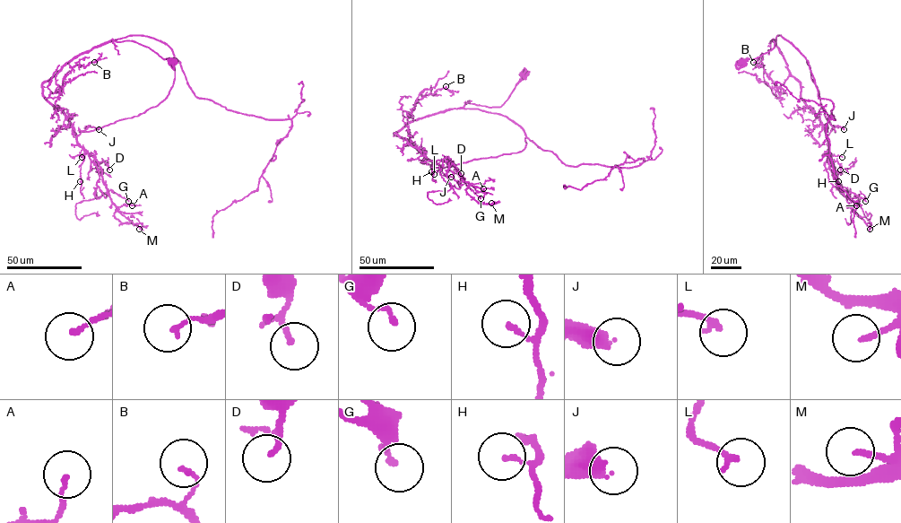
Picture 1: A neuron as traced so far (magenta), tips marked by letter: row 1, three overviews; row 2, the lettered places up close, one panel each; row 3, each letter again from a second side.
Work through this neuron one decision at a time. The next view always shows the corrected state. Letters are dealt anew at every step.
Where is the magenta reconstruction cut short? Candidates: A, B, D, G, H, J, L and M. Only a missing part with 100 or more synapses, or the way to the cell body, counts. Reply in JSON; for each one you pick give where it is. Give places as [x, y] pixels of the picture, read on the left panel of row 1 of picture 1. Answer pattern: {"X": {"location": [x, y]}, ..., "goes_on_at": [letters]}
{"goes_on_at": []}

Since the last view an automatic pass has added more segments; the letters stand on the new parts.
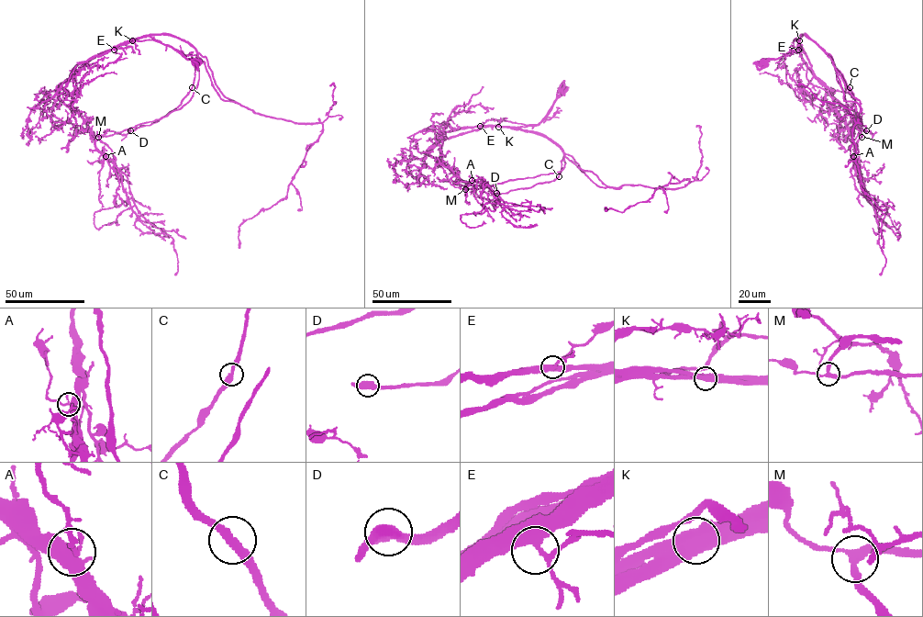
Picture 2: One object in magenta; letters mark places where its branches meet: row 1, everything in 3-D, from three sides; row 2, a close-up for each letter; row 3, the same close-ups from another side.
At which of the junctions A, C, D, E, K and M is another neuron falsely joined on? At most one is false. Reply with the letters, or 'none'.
K

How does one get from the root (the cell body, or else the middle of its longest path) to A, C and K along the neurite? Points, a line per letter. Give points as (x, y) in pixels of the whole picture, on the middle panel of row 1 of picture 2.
A: (561, 90), (546, 117), (538, 124), (480, 127), (445, 139), (426, 152), (439, 160), (461, 181), (472, 180)
C: (561, 90), (546, 117), (538, 124), (516, 128), (542, 133), (560, 148), (563, 157), (559, 176)
K: (561, 90), (546, 117), (538, 124), (498, 127)

